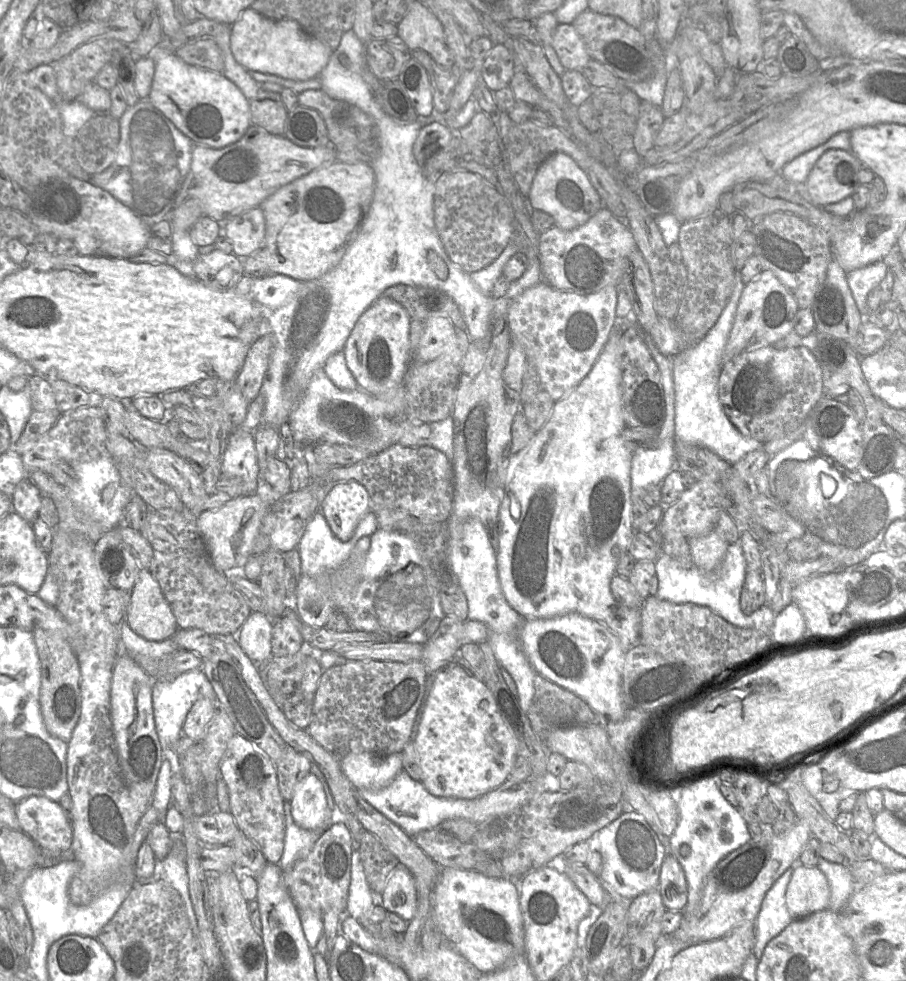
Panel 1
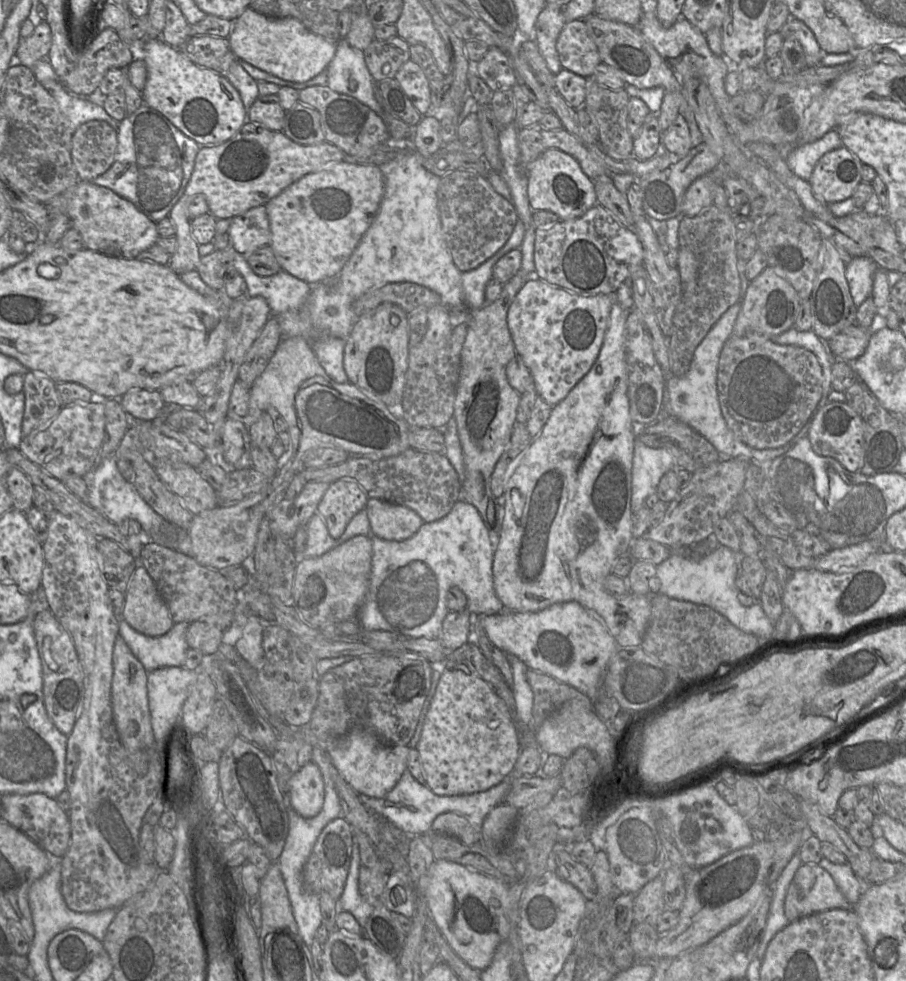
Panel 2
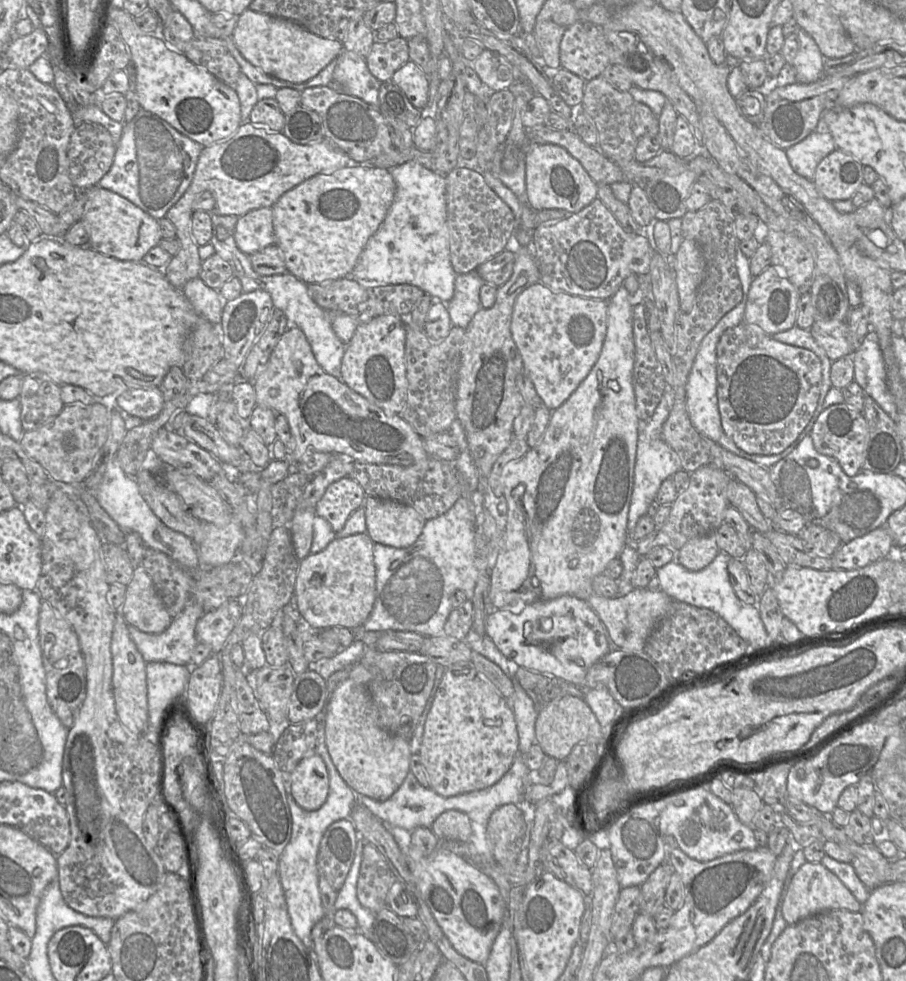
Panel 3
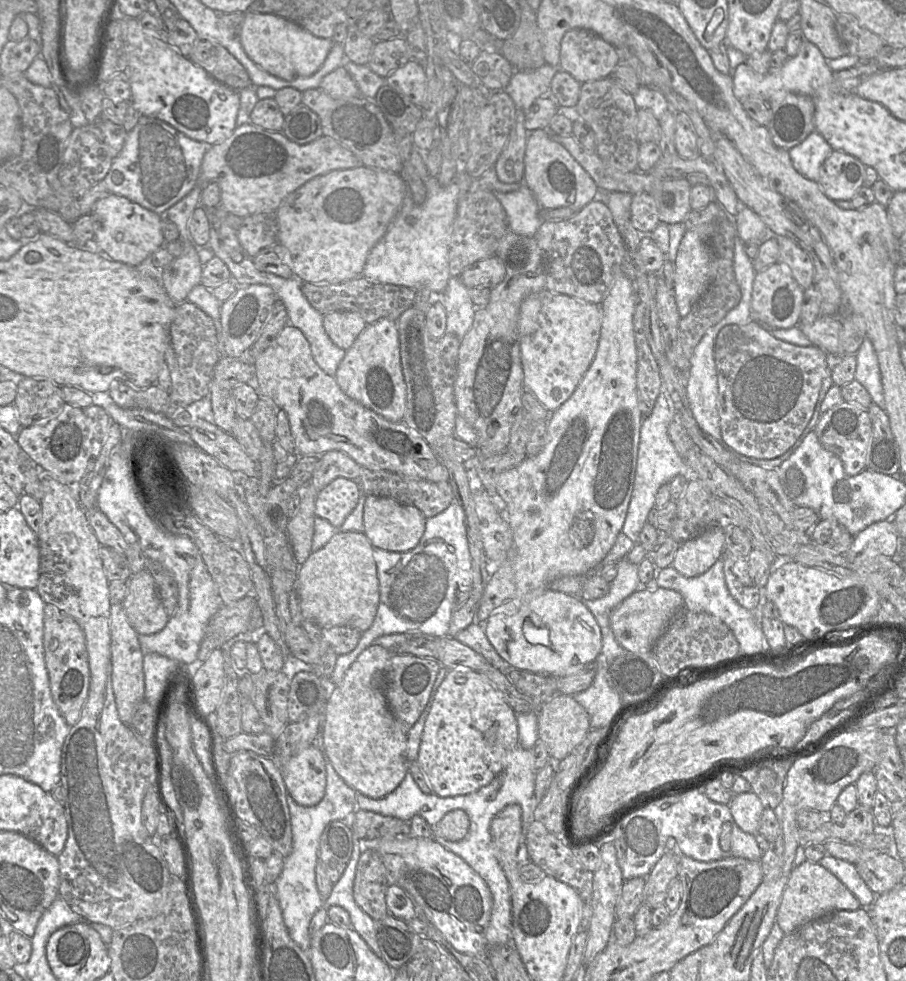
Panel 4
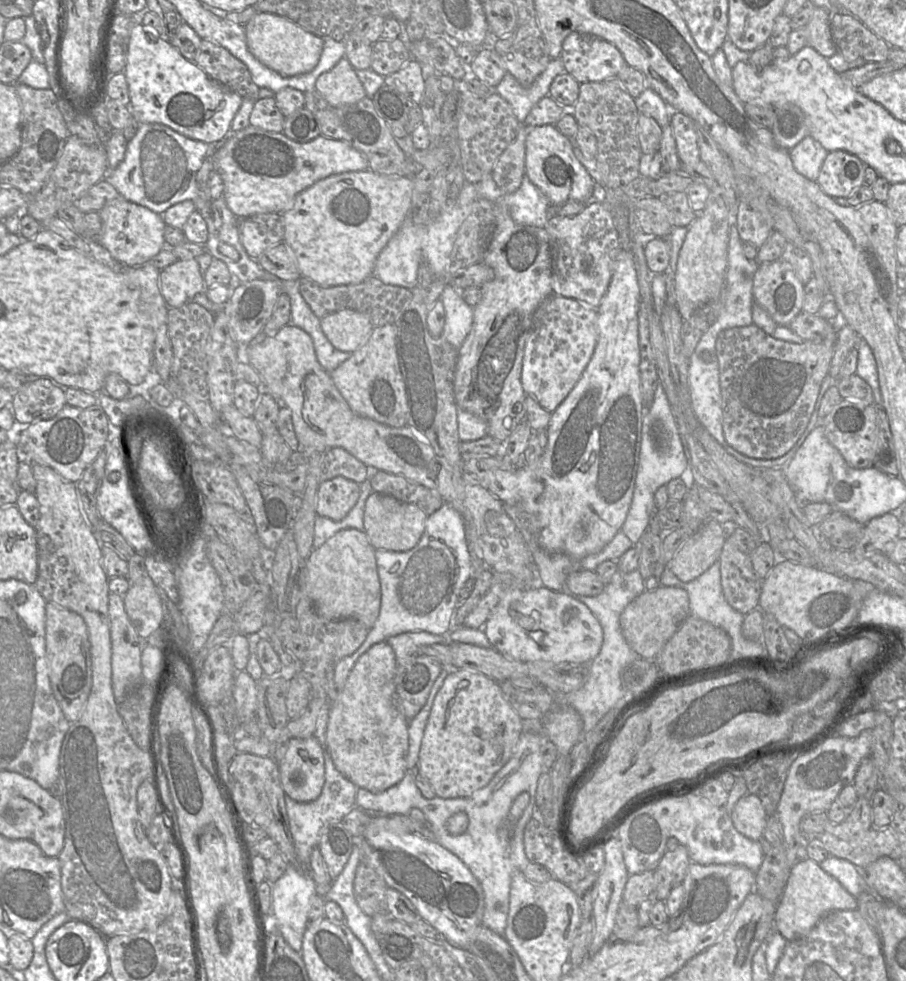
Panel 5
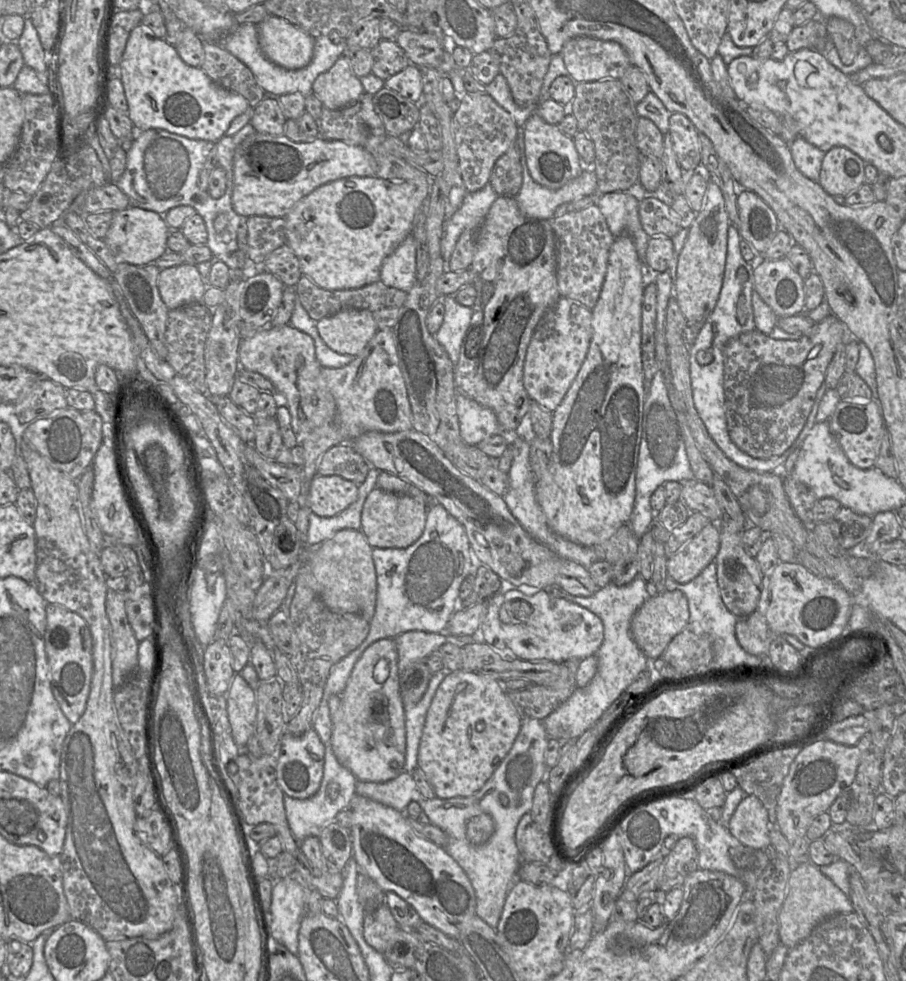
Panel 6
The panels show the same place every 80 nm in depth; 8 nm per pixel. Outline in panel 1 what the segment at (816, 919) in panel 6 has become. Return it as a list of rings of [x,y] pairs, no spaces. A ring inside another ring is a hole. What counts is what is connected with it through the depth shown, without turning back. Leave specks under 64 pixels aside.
[[[797,862],[785,898],[793,918],[828,909],[830,887],[825,874],[817,866],[808,867]]]

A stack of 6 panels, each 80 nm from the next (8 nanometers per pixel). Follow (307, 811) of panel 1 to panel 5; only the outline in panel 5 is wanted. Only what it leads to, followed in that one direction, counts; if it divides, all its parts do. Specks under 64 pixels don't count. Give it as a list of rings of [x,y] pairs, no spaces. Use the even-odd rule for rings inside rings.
[[[313,735],[291,739],[279,762],[279,777],[287,796],[297,802],[316,800],[325,783],[323,748]]]

